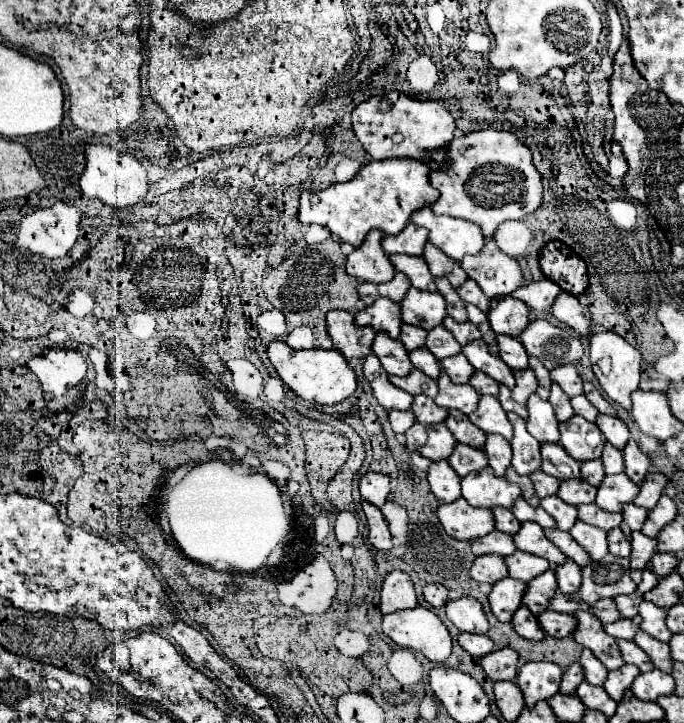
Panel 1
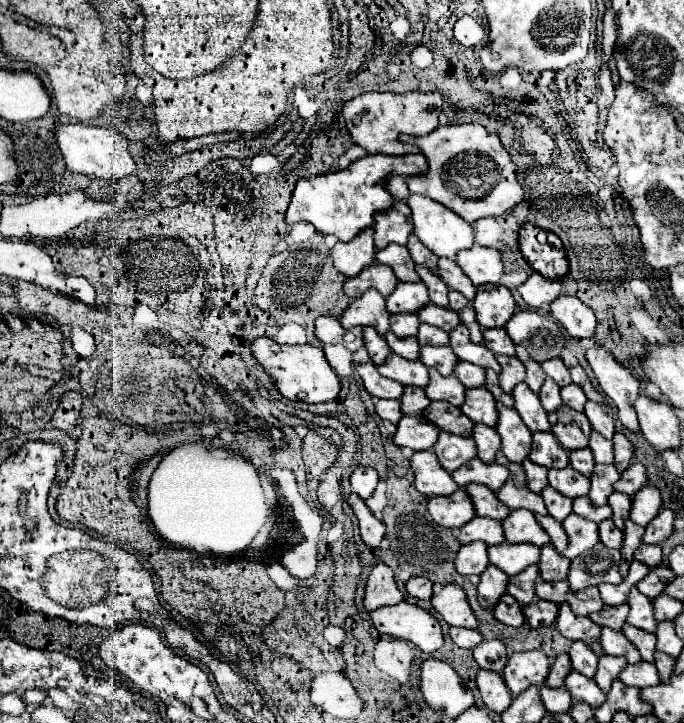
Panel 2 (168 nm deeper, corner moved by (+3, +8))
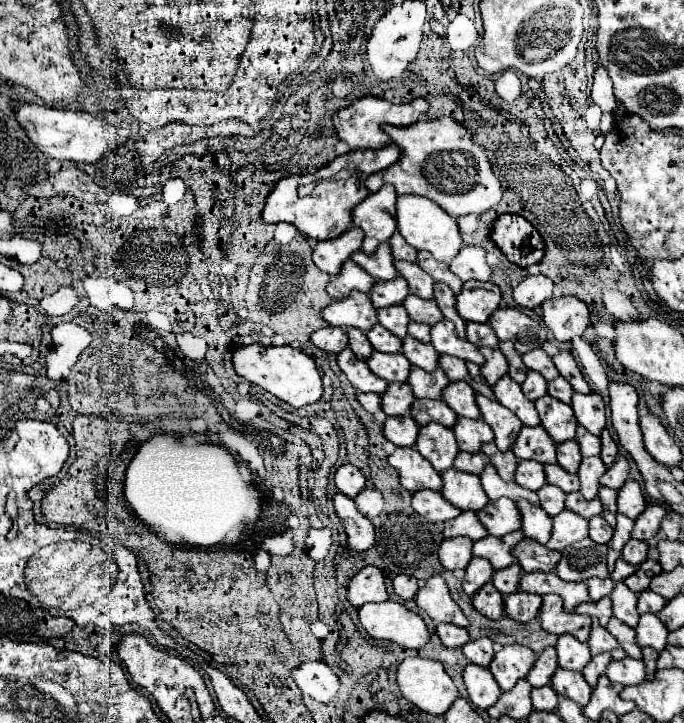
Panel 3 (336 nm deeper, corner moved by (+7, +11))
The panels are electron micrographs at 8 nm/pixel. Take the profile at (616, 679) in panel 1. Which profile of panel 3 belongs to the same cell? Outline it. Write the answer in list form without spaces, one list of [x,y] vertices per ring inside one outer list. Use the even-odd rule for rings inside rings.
[[[604,652],[604,654],[596,654],[596,656],[592,656],[592,660],[590,660],[590,662],[584,666],[582,674],[584,674],[586,682],[588,682],[592,688],[596,686],[598,678],[604,674],[606,664],[610,664],[610,662],[612,662],[612,658],[608,656],[608,652]]]

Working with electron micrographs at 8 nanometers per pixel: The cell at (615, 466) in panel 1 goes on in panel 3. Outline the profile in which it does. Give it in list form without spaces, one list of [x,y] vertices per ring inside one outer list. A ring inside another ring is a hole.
[[[576,426],[576,442],[580,444],[582,456],[598,456],[600,454],[600,440],[598,440],[598,436],[590,434],[584,426]]]

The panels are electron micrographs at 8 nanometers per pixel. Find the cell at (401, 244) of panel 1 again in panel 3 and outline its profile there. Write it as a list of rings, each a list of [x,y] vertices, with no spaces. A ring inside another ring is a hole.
[[[384,184],[376,194],[368,194],[364,202],[360,202],[352,210],[352,222],[364,232],[362,252],[372,254],[378,244],[388,242],[392,232],[396,232],[394,222],[394,206],[396,192],[390,184]]]

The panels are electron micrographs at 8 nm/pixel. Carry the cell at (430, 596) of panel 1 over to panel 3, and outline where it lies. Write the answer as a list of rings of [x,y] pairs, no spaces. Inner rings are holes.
[[[406,574],[394,576],[392,586],[394,586],[394,592],[396,592],[402,600],[412,600],[414,594],[418,592],[418,580],[412,578],[412,576],[406,576]]]

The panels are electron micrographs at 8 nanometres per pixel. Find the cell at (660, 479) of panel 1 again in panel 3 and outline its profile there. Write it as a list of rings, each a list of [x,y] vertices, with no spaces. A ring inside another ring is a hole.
[[[616,458],[614,466],[608,468],[608,470],[602,474],[600,484],[618,490],[618,488],[626,482],[626,478],[628,478],[628,460],[626,460],[626,458]]]

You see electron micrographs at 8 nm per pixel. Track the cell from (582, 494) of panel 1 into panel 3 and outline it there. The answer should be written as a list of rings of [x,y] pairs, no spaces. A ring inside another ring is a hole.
[[[544,464],[544,472],[546,472],[548,484],[554,484],[554,486],[562,488],[564,492],[580,490],[580,482],[576,480],[576,474],[566,472],[562,466],[558,466],[558,464]]]

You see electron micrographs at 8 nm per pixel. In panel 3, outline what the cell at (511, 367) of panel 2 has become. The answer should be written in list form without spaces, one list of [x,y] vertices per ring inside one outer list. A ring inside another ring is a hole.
[[[480,348],[480,352],[486,358],[486,362],[480,366],[480,372],[486,378],[486,382],[492,386],[492,384],[496,384],[496,380],[500,380],[504,374],[508,374],[508,362],[504,360],[504,354],[500,350]]]

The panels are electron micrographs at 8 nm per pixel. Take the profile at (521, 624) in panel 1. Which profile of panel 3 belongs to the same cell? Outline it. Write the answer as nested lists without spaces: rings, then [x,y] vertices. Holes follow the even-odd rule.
[[[492,582],[484,584],[474,596],[472,596],[472,606],[486,618],[498,620],[500,614],[504,614],[504,598],[496,588],[492,588]]]

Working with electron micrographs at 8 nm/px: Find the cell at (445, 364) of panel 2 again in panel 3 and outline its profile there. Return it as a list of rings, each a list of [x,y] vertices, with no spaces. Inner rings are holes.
[[[406,336],[402,340],[402,350],[400,350],[412,366],[418,366],[426,372],[434,372],[438,368],[438,352],[430,344],[420,344],[412,336]]]

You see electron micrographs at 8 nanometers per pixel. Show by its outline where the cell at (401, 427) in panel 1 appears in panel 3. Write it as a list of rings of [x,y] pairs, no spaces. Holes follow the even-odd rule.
[[[358,392],[358,402],[362,404],[362,408],[366,410],[366,412],[378,412],[380,410],[380,396],[378,394],[362,394],[362,392]]]

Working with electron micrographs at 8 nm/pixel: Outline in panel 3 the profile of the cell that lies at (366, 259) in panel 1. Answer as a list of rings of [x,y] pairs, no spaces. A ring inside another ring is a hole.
[[[352,226],[350,230],[346,230],[344,234],[332,240],[316,242],[316,246],[312,248],[312,260],[322,272],[336,276],[336,272],[340,272],[340,264],[344,264],[344,260],[348,260],[352,252],[360,248],[362,238],[364,238],[364,232]]]

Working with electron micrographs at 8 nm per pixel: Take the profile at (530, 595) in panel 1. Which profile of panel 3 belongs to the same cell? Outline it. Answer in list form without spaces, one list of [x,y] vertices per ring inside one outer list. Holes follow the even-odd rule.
[[[514,562],[504,570],[496,570],[492,576],[492,584],[496,586],[498,592],[502,594],[512,594],[518,590],[518,582],[520,582],[520,566]]]

